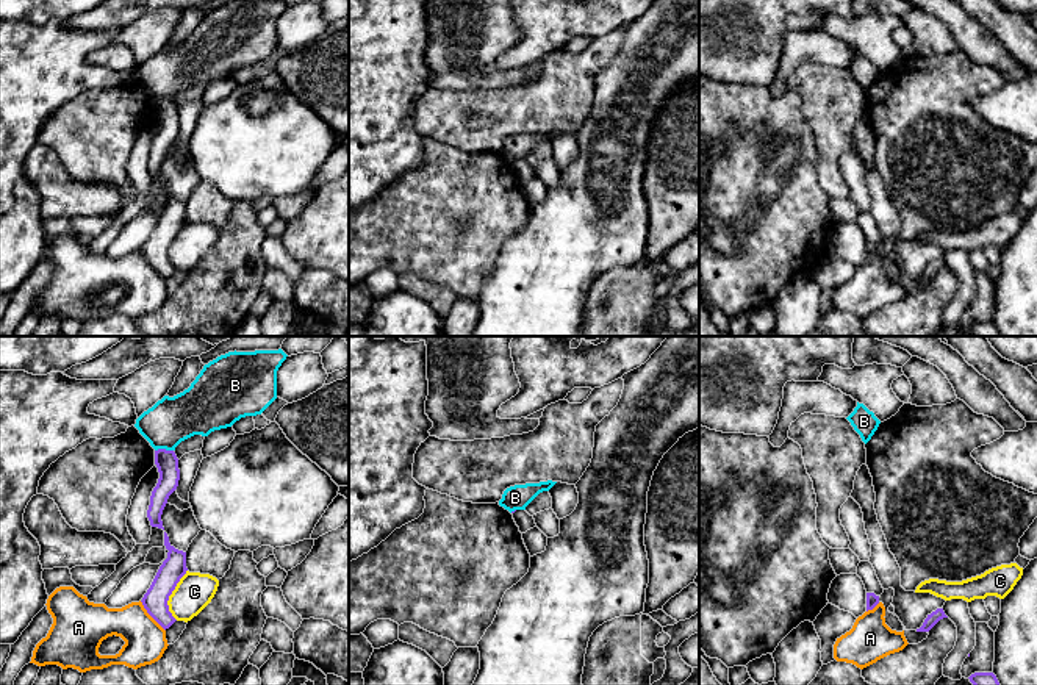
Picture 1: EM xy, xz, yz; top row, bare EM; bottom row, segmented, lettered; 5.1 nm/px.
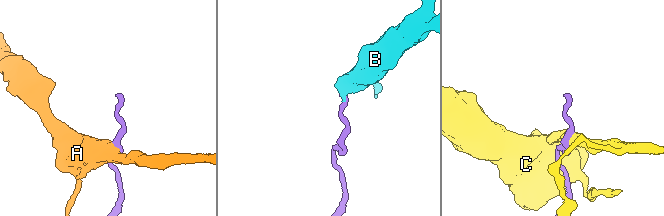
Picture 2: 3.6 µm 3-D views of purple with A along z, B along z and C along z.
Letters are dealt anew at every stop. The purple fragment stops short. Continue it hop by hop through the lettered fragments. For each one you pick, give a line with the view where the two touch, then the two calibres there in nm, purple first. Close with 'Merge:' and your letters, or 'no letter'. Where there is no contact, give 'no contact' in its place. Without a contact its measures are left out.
Merge: no letter

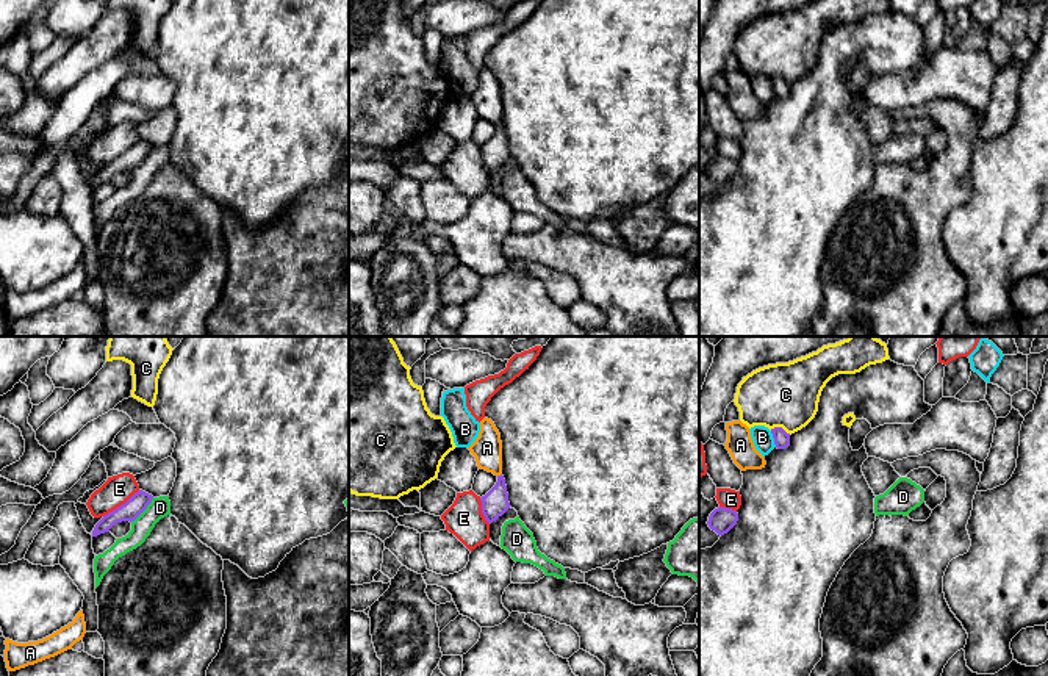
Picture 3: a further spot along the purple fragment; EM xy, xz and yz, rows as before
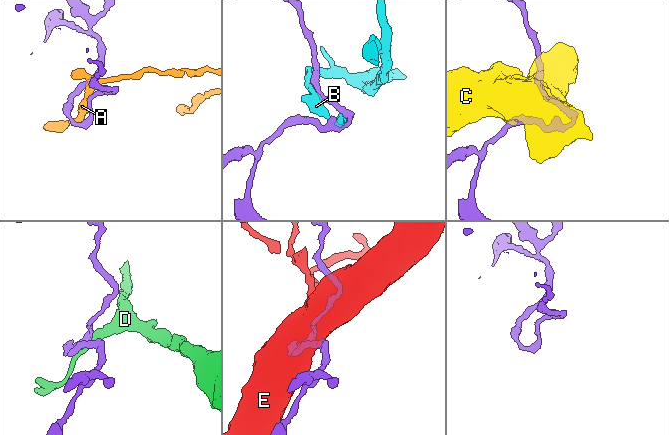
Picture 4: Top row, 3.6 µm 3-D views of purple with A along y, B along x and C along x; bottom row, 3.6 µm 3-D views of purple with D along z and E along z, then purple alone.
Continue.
Merge: no letter

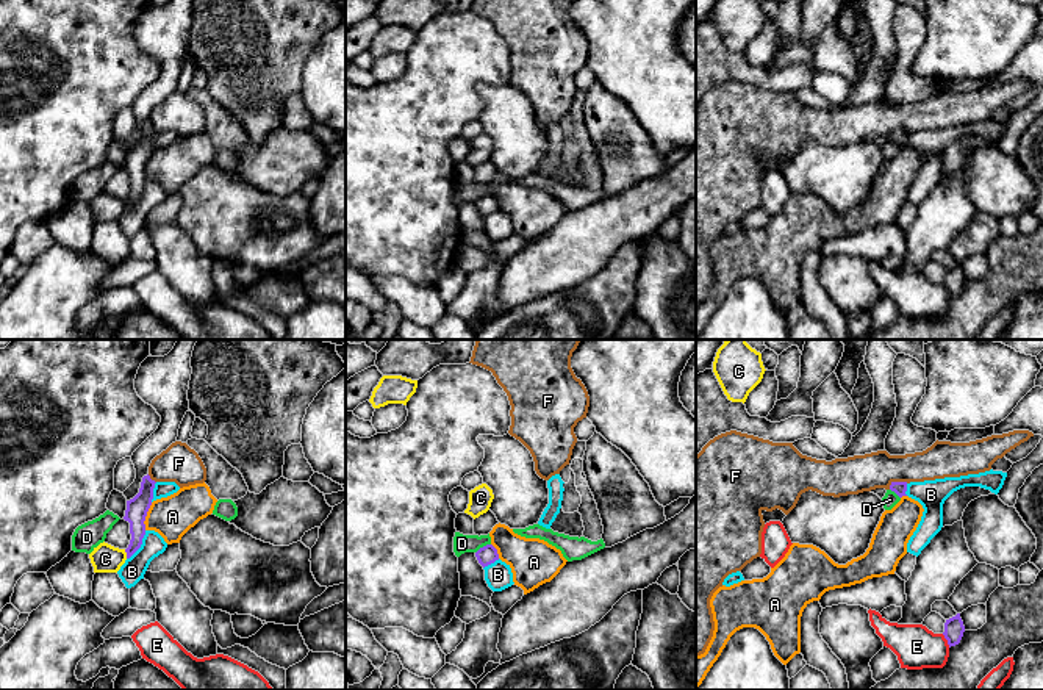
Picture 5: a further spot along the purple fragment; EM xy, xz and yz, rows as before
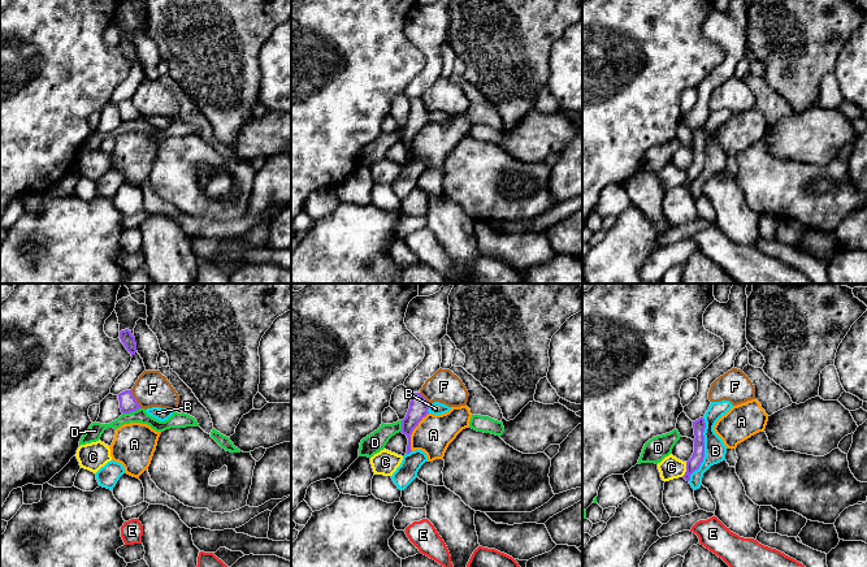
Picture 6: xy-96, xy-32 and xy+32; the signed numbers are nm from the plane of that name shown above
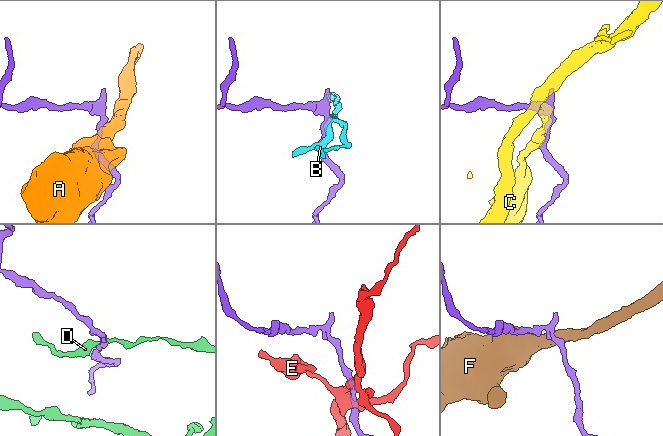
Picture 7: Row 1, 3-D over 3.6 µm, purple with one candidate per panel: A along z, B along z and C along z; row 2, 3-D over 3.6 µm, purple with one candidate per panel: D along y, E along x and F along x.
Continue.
Merge: no letter

